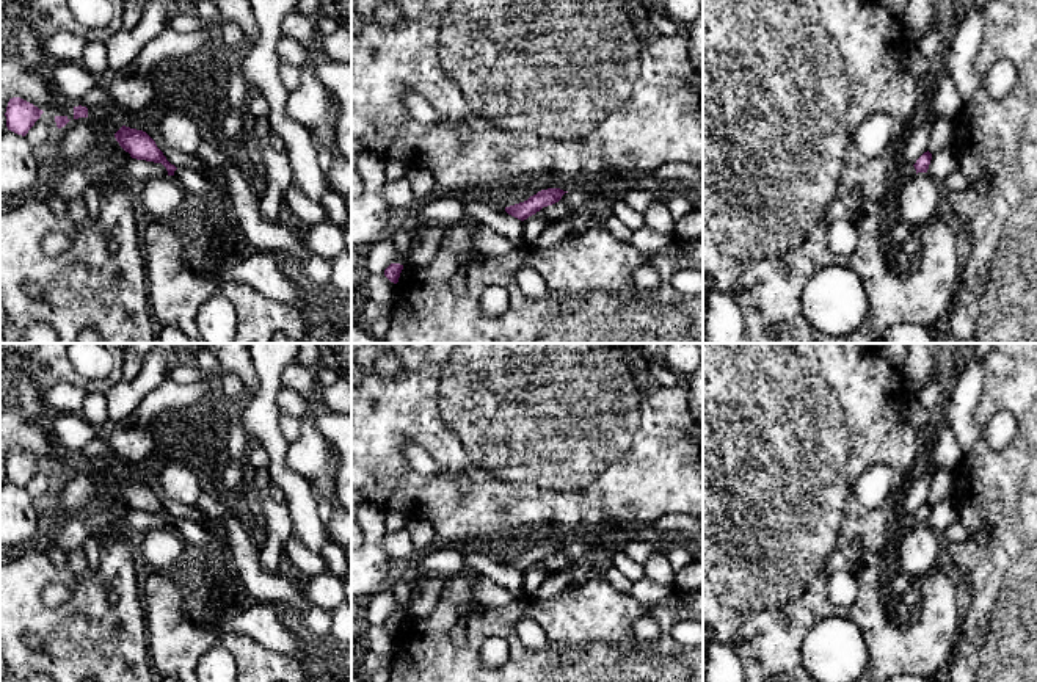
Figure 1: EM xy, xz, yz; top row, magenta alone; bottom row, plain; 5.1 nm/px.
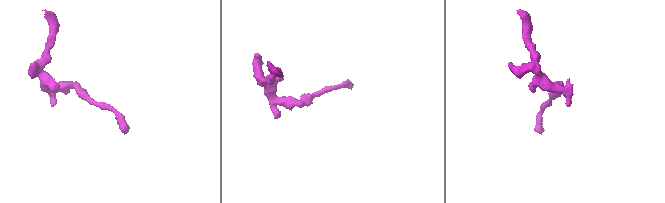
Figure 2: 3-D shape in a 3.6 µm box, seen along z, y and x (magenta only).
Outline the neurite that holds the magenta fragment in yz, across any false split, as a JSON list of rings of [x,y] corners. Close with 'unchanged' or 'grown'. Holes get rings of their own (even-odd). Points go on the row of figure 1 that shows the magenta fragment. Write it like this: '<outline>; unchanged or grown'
[[[927,119],[921,127],[913,129],[904,146],[904,158],[915,166],[916,174],[927,172],[932,160],[932,154],[927,151],[932,125],[933,119]]]; grown

